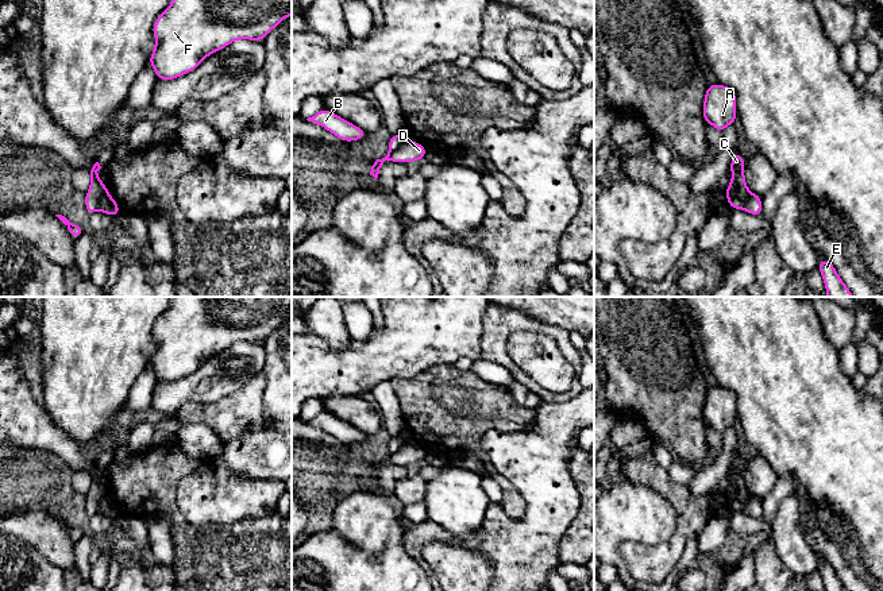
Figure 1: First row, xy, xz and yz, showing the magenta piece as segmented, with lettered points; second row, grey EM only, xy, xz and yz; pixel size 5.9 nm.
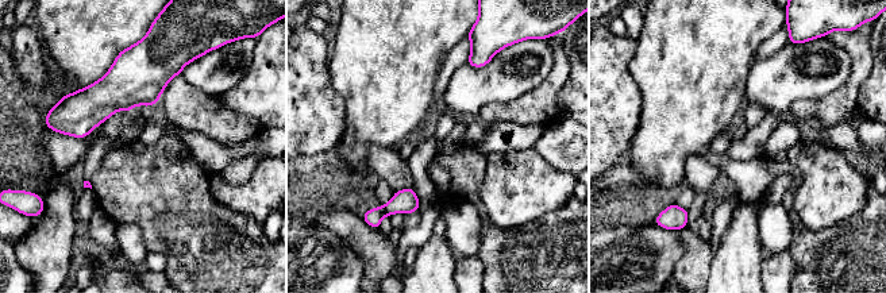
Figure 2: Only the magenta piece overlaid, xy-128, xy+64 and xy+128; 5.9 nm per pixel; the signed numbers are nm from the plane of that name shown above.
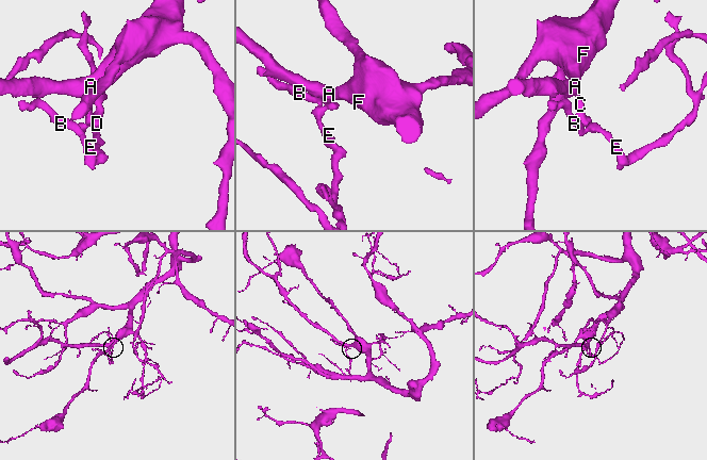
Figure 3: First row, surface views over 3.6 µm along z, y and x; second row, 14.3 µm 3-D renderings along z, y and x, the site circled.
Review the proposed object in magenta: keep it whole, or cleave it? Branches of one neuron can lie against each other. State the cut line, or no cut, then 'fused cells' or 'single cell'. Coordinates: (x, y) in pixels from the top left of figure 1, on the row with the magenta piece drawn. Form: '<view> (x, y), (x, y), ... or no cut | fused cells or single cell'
xy (107, 189), (96, 209) | fused cells

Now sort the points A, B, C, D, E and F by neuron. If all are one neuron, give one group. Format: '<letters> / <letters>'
A C F / B D E

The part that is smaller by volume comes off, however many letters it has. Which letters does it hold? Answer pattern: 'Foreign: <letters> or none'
Foreign: B, D, E

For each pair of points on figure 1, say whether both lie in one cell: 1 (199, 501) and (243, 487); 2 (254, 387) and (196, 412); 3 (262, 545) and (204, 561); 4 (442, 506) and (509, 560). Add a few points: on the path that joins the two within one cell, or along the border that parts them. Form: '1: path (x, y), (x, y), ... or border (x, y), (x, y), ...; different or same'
1: path (209, 499), (232, 498); same
2: path (239, 402), (230, 412), (211, 412); same
3: path (247, 560), (219, 561); same
4: border (488, 509), (471, 535), (444, 529); different

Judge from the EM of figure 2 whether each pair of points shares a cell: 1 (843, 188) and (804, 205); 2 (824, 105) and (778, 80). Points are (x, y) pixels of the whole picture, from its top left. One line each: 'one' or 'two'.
1: one
2: two

